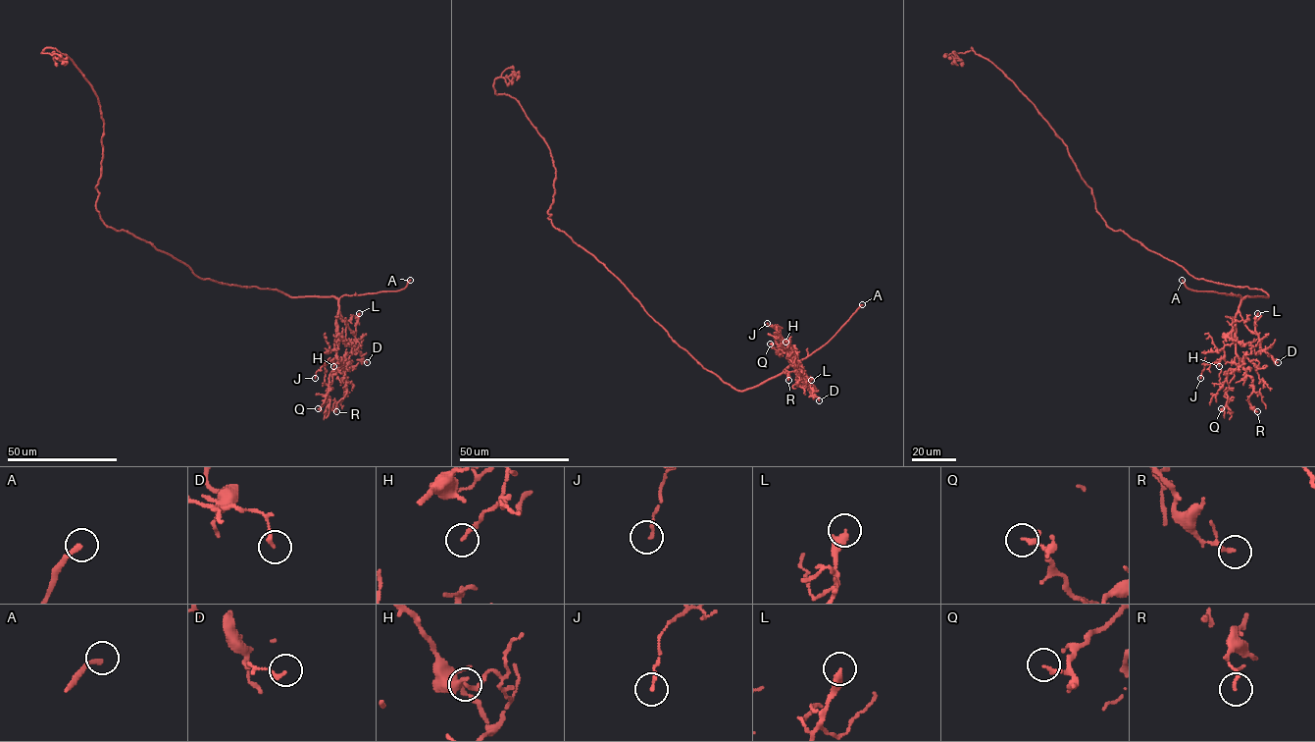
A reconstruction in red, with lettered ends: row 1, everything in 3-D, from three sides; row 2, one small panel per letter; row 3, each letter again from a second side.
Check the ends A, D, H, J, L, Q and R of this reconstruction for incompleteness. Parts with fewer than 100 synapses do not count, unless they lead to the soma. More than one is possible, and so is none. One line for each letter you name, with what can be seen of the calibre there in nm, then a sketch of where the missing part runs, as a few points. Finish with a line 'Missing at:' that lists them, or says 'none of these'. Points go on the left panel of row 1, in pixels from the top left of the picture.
A: Thickness 200 nm. Course of what is missing: (410, 280), (420, 280), (440, 299)
Missing at: A

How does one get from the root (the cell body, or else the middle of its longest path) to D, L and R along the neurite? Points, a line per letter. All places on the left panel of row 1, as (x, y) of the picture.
D: (160, 250), (203, 279), (276, 289), (290, 296), (334, 296), (340, 316), (355, 338), (354, 348), (367, 362)
L: (160, 250), (182, 262), (203, 279), (276, 289), (290, 296), (334, 296), (340, 316), (354, 333), (359, 313)
R: (160, 250), (203, 279), (276, 289), (290, 296), (334, 296), (338, 306), (334, 349), (347, 390), (336, 411)

